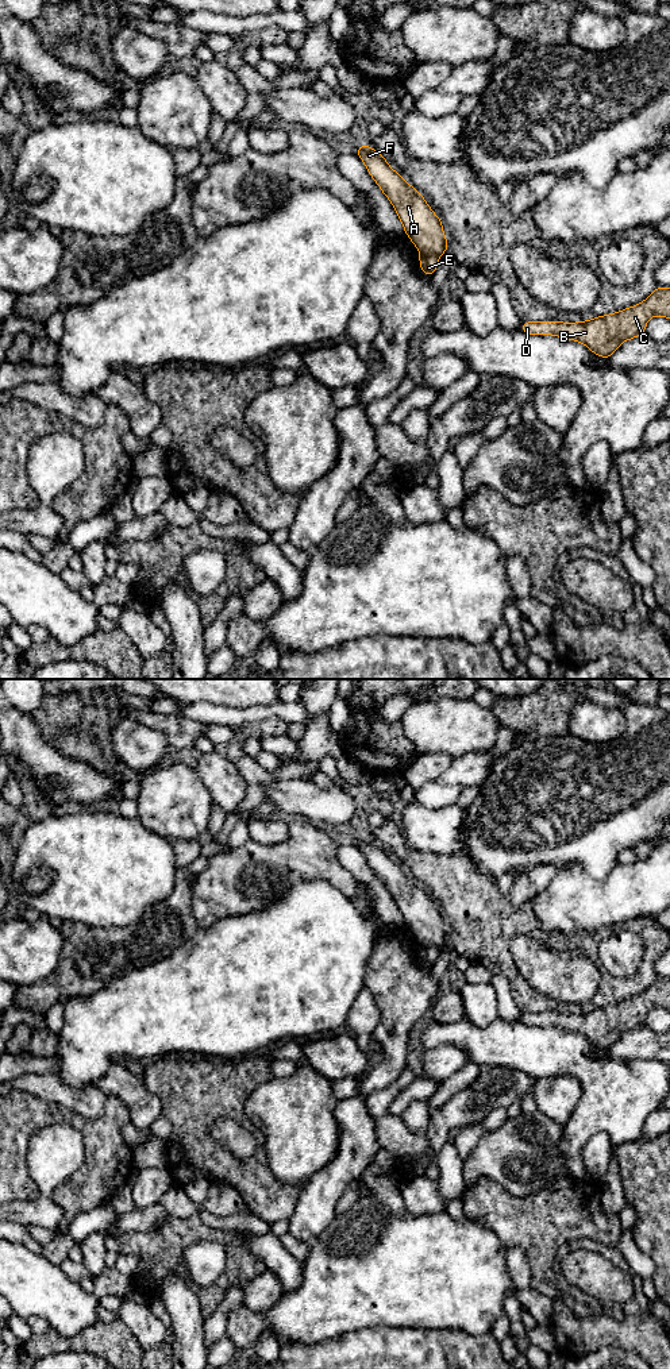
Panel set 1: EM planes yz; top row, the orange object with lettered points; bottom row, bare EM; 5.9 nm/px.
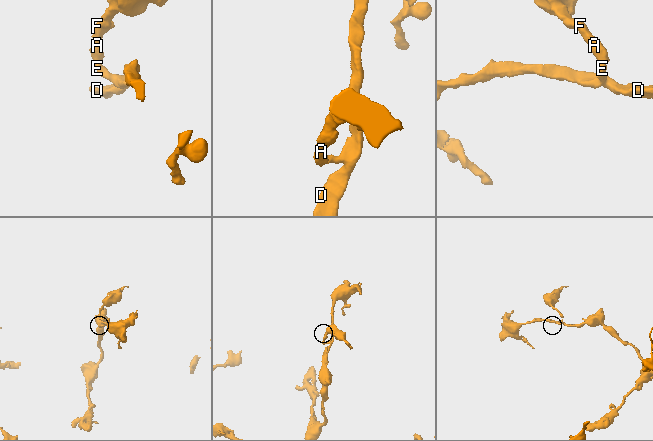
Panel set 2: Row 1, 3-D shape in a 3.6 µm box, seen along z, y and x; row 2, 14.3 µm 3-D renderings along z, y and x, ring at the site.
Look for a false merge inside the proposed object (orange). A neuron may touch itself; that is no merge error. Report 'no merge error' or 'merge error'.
merge error

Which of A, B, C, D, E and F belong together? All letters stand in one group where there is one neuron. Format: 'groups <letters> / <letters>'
groups A F / B C D E

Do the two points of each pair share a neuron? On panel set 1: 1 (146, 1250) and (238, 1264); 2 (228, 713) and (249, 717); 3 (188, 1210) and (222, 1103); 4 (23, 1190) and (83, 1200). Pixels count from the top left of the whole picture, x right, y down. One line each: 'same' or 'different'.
1: same
2: same
3: different
4: same

